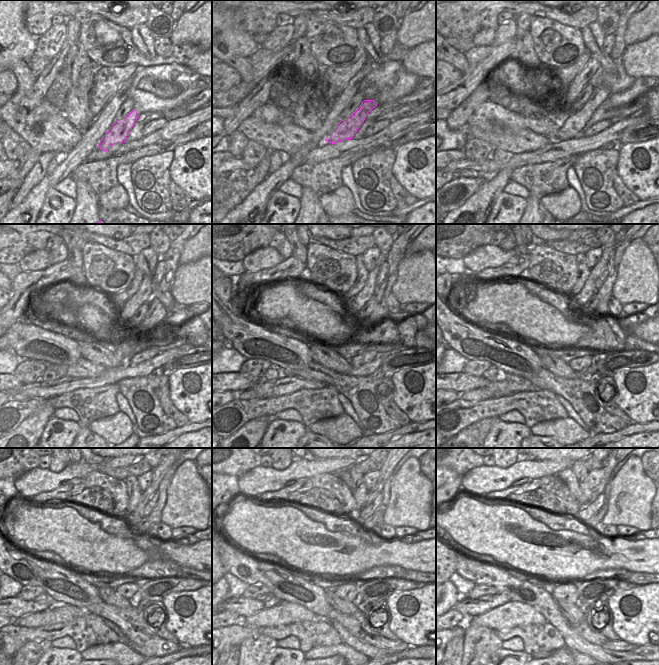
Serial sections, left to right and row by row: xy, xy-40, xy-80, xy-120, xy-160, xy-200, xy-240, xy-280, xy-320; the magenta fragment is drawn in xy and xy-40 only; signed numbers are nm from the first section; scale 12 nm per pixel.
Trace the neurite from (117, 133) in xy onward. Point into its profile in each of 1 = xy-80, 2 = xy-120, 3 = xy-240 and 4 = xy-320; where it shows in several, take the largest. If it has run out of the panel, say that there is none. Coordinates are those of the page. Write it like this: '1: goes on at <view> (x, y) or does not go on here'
1: goes on at xy-80 (575, 122)
2: goes on at xy-120 (157, 312)
3: goes on at xy-240 (156, 519)
4: goes on at xy-320 (608, 487)

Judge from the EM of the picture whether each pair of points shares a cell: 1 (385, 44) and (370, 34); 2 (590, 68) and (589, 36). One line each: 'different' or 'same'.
1: different
2: different

